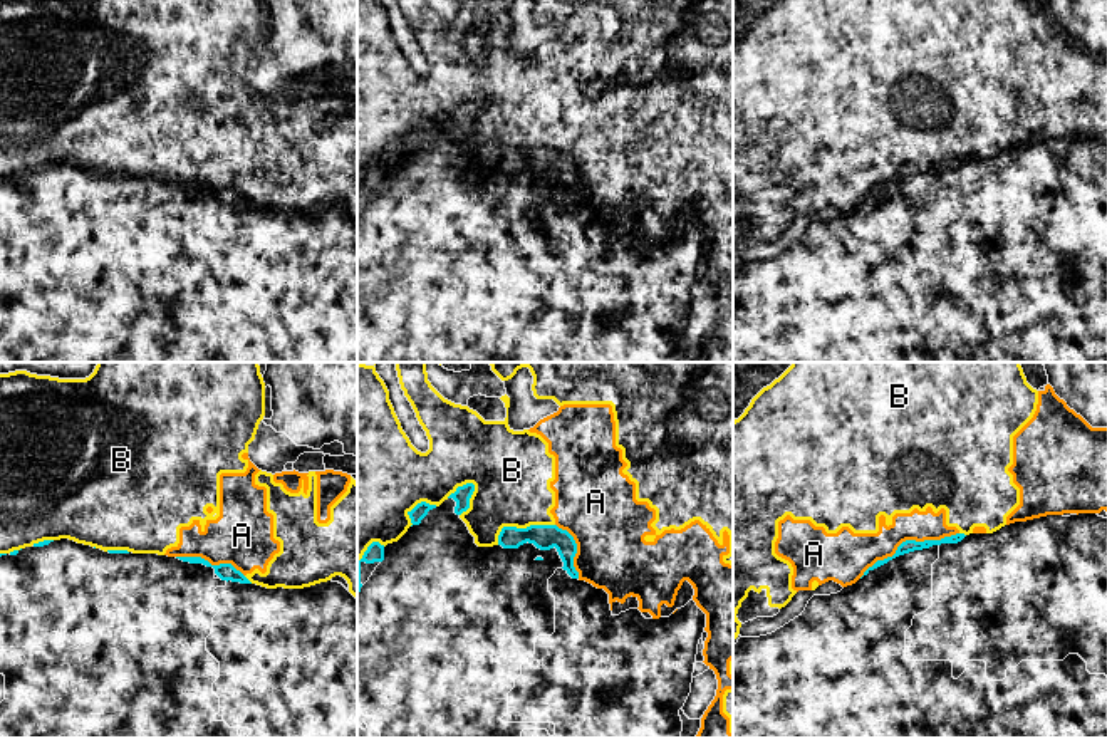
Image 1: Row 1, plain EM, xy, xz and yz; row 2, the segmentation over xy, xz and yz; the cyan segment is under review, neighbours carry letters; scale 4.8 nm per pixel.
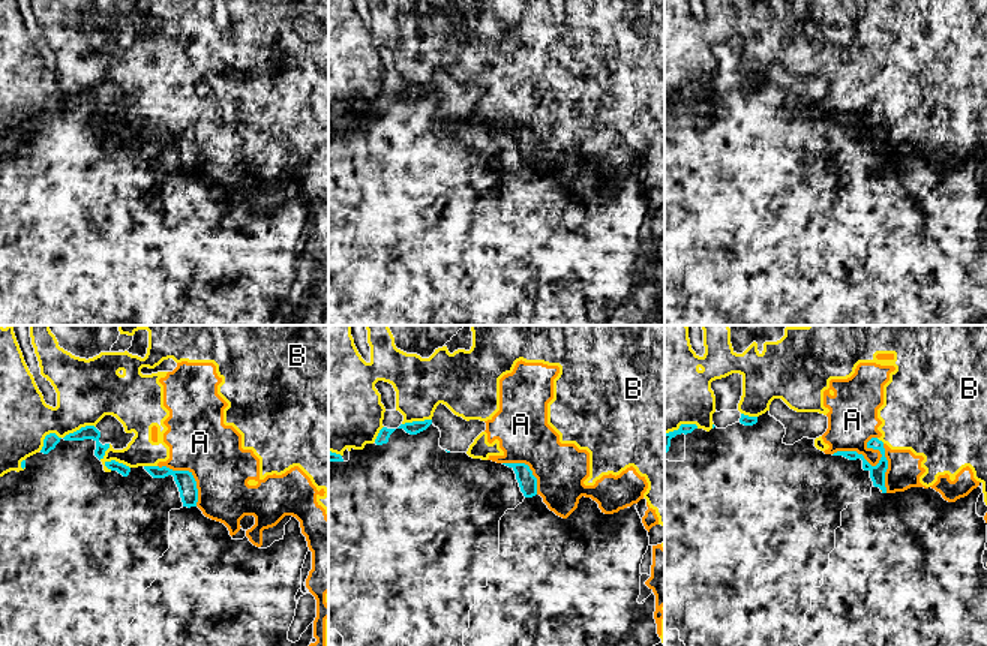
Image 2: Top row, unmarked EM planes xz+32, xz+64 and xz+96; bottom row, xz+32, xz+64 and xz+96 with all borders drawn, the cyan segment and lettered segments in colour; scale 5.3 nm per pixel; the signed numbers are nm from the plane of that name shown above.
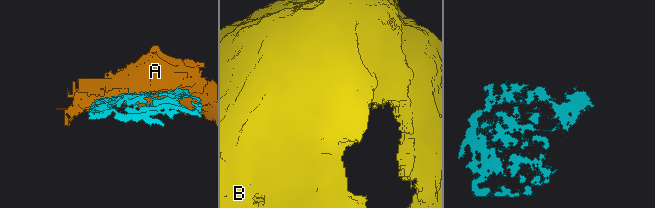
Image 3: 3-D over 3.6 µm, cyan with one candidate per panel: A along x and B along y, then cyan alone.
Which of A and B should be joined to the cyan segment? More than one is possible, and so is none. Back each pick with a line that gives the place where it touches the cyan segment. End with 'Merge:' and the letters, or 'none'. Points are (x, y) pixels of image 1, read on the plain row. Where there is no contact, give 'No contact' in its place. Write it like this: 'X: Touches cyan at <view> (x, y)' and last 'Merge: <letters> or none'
B: Touches cyan at xz (520, 153)
Merge: B

